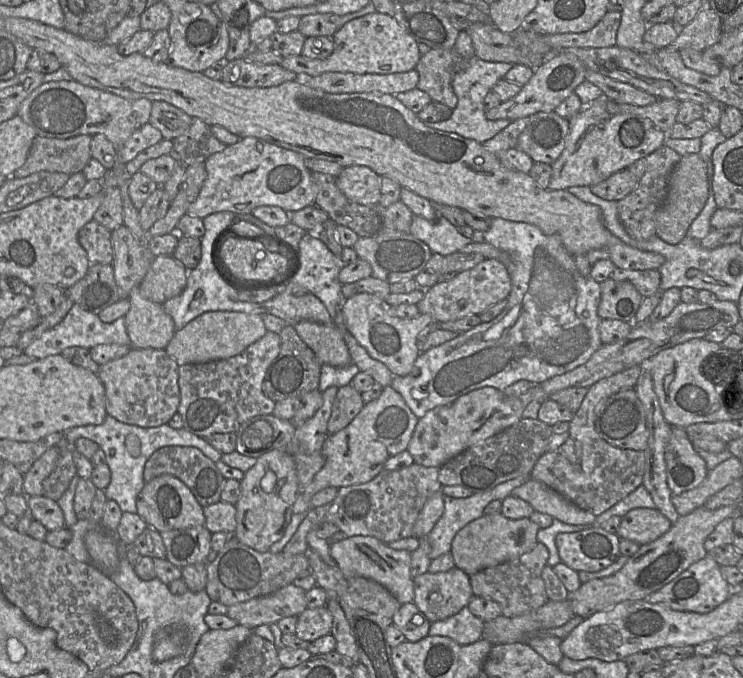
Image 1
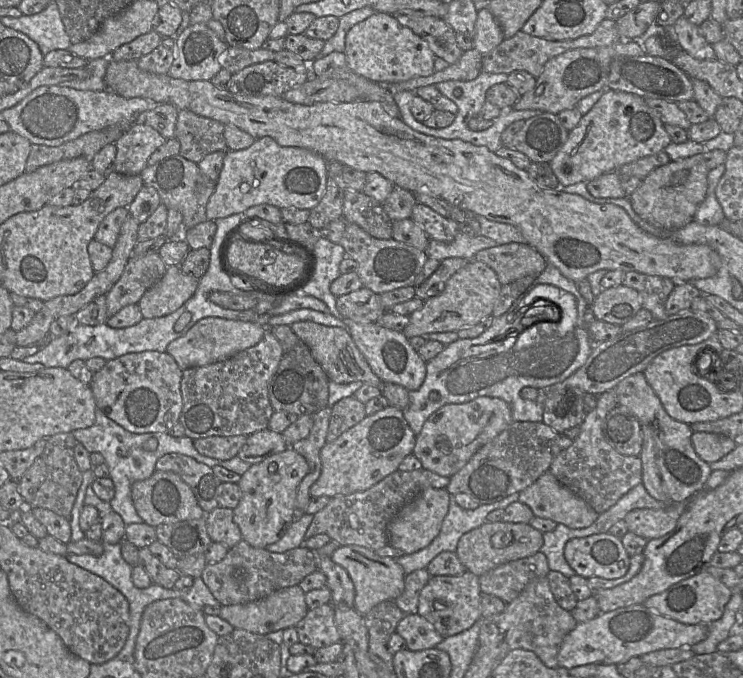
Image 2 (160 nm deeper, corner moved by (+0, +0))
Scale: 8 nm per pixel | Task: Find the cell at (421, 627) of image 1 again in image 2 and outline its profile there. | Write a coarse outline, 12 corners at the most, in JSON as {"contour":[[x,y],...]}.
{"contour":[[417,613],[405,614],[396,632],[411,651],[434,648],[443,639]]}

